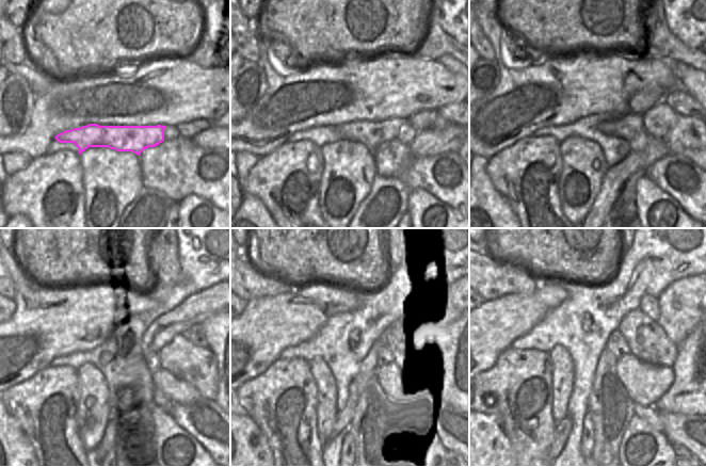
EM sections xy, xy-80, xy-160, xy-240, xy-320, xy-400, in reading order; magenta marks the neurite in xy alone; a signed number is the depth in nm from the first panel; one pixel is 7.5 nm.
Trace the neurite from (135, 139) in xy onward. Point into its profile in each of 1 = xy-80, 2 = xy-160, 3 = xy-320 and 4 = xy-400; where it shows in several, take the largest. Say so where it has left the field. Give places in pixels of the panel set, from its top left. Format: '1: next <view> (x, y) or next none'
1: next xy-80 (371, 134)
2: next xy-160 (629, 125)
3: next xy-320 (386, 355)
4: next xy-400 (616, 343)

